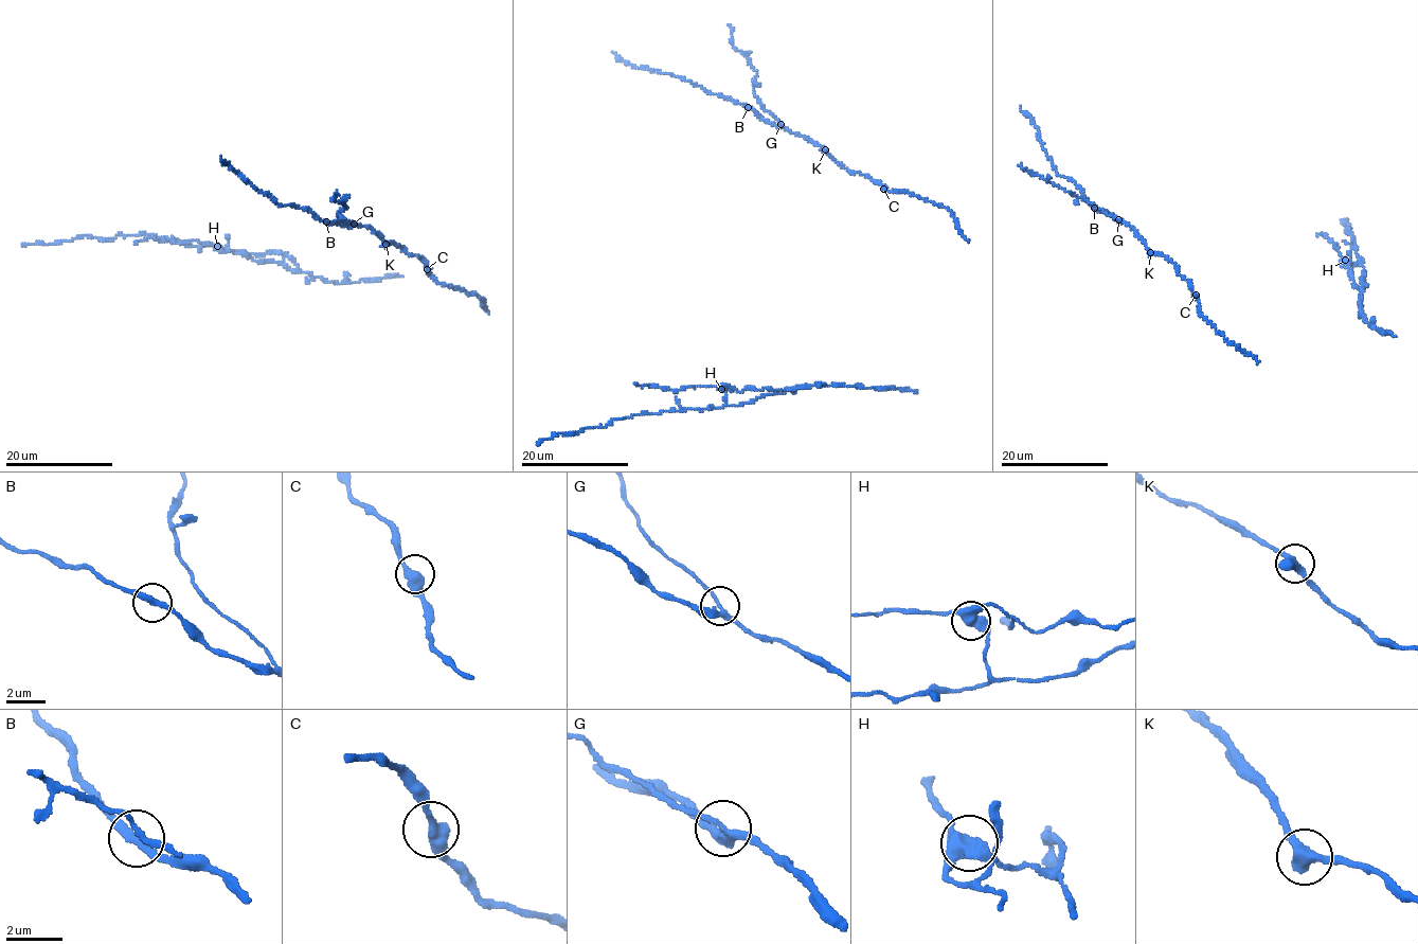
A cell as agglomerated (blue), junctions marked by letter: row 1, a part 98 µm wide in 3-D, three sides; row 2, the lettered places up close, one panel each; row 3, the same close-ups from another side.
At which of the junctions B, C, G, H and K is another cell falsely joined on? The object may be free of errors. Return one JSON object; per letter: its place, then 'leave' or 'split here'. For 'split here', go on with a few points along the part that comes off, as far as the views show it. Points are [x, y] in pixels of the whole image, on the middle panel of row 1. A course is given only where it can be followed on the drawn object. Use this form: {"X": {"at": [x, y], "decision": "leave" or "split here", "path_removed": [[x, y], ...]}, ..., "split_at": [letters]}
{"B": {"at": [748, 107], "decision": "leave"}, "C": {"at": [883, 189], "decision": "leave"}, "G": {"at": [781, 124], "decision": "leave"}, "H": {"at": [721, 389], "decision": "leave"}, "K": {"at": [825, 149], "decision": "leave"}, "split_at": []}

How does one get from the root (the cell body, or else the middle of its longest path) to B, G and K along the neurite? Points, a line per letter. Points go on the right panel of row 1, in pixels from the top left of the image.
B: (1259, 362), (1201, 315), (1190, 283), (1176, 266), (1154, 254), (1125, 221), (1094, 208)
G: (1259, 362), (1201, 315), (1190, 283), (1176, 266), (1154, 254), (1118, 219)
K: (1259, 362), (1232, 343), (1201, 315), (1190, 283), (1178, 272), (1176, 266), (1163, 255), (1150, 252)

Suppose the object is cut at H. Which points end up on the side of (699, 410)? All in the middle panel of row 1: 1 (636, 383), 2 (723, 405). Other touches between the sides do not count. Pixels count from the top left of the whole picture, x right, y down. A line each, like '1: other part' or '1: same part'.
1: other part
2: same part

